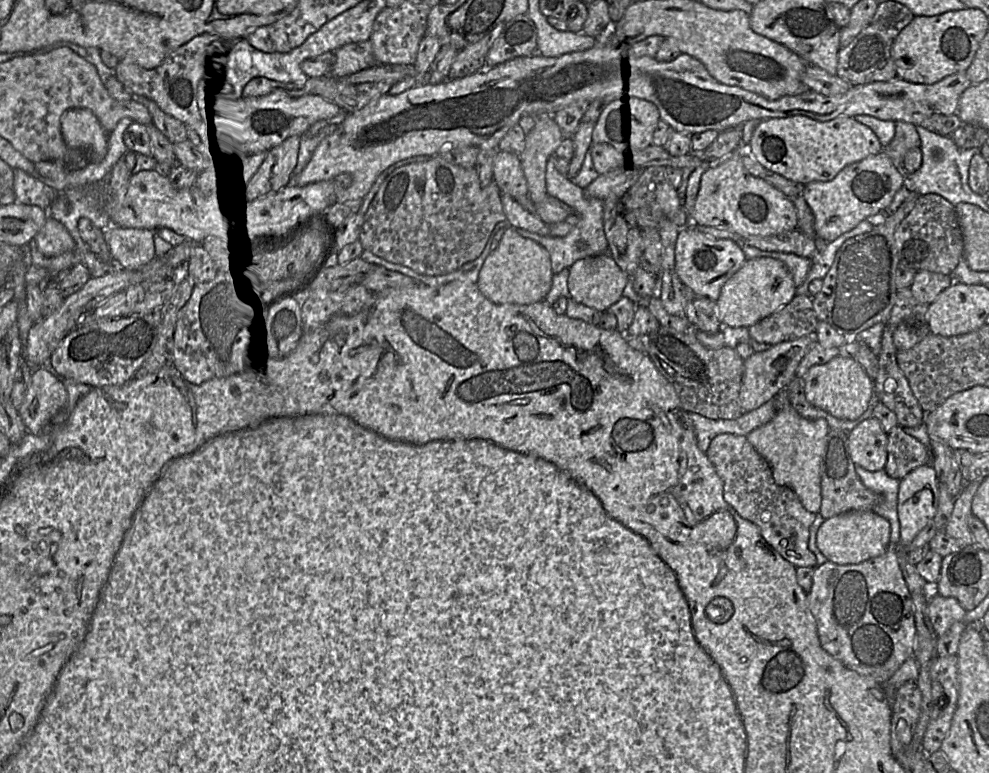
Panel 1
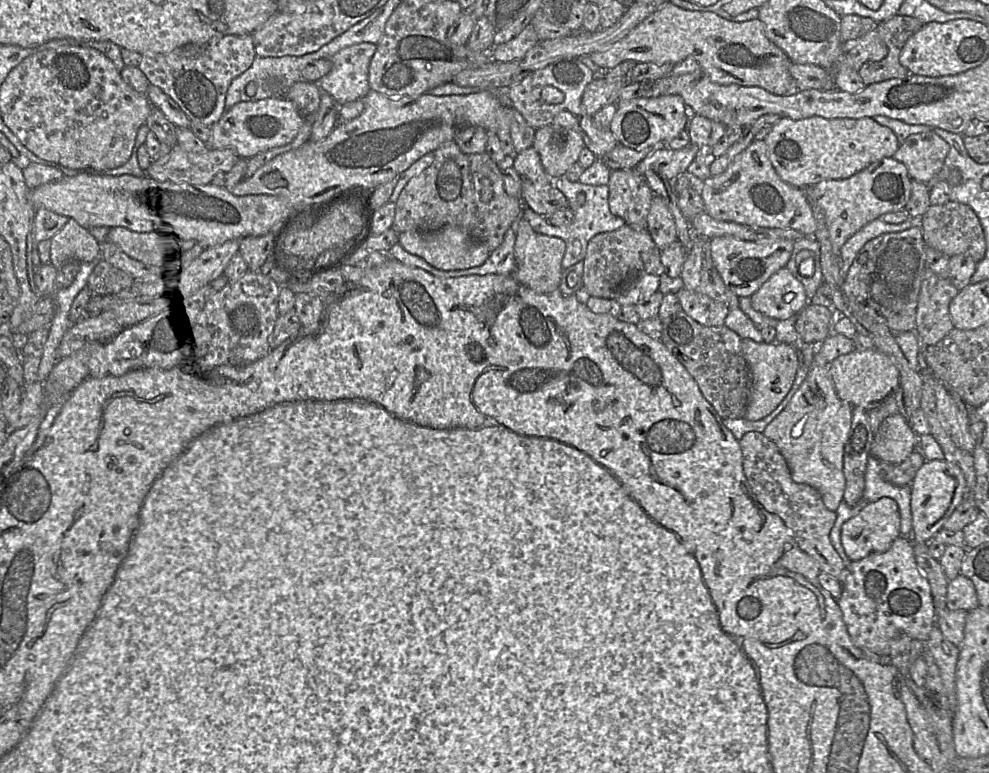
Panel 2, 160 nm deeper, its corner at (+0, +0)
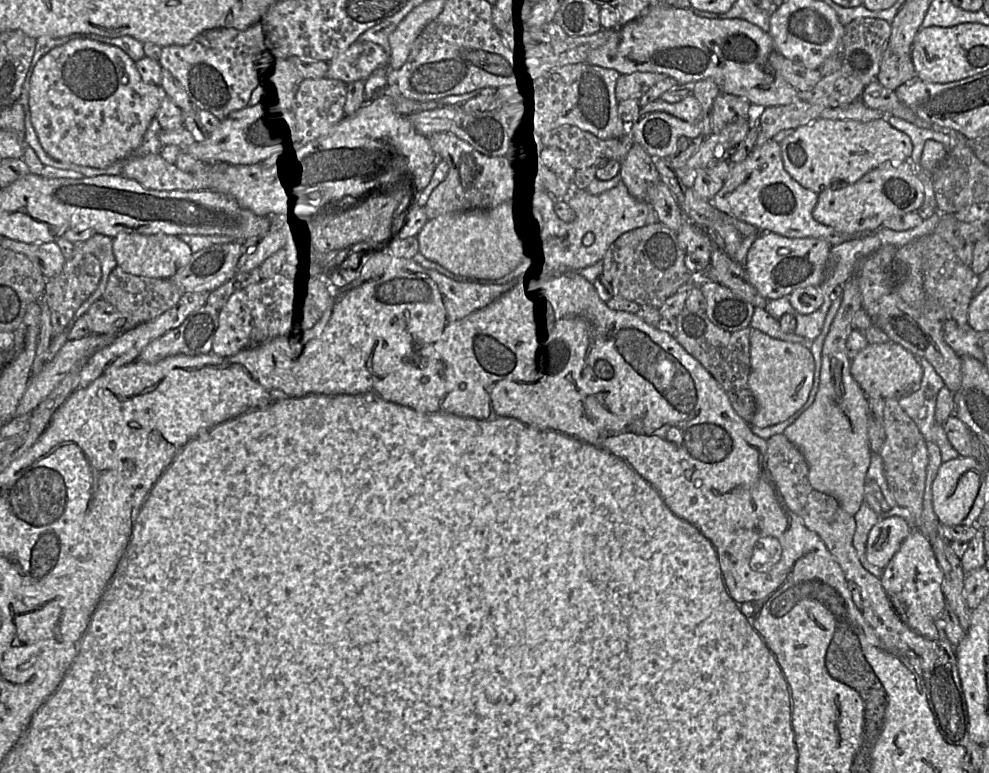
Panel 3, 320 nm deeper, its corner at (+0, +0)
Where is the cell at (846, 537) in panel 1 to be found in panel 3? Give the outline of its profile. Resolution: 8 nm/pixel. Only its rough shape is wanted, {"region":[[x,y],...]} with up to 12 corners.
{"region":[[899,516],[868,533],[867,561],[887,566],[911,527]]}

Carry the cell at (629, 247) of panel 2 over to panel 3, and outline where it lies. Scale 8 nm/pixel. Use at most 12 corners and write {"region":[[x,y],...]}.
{"region":[[659,222],[610,245],[611,295],[656,308],[693,277]]}

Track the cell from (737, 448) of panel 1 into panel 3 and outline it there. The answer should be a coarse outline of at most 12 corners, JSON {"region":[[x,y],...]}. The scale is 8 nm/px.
{"region":[[767,439],[766,465],[784,505],[841,567],[879,645],[937,658],[942,646],[898,615],[861,564],[856,523],[813,489],[802,453]]}

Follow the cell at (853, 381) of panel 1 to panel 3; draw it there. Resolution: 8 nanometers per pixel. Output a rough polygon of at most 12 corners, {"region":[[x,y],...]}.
{"region":[[892,341],[869,344],[850,372],[868,398],[916,391],[918,358]]}

